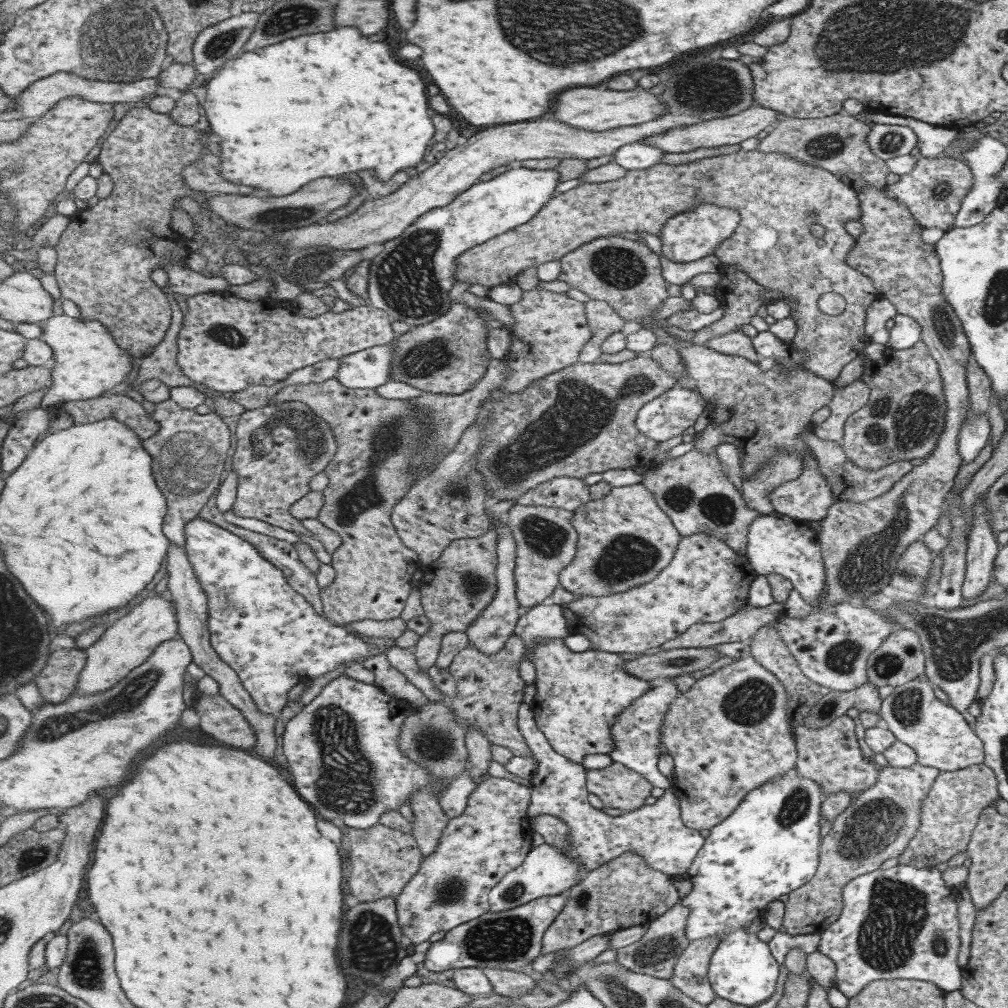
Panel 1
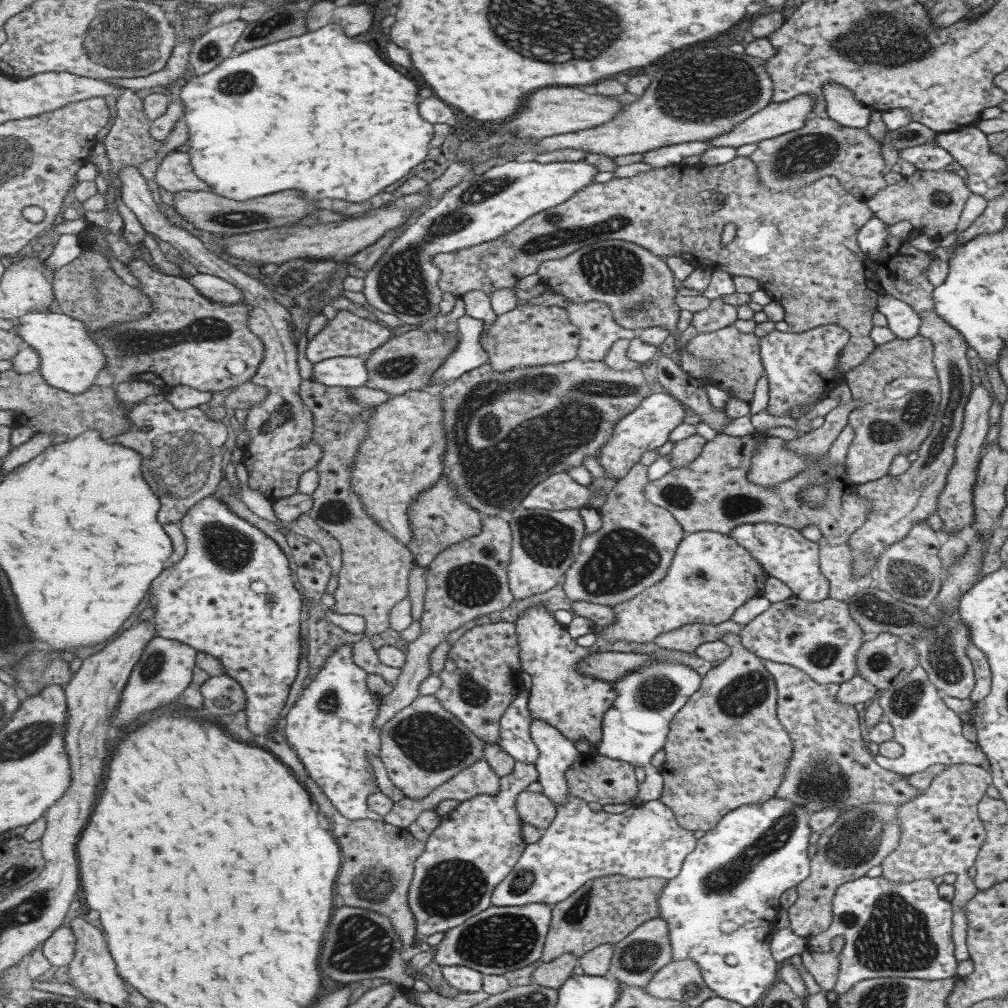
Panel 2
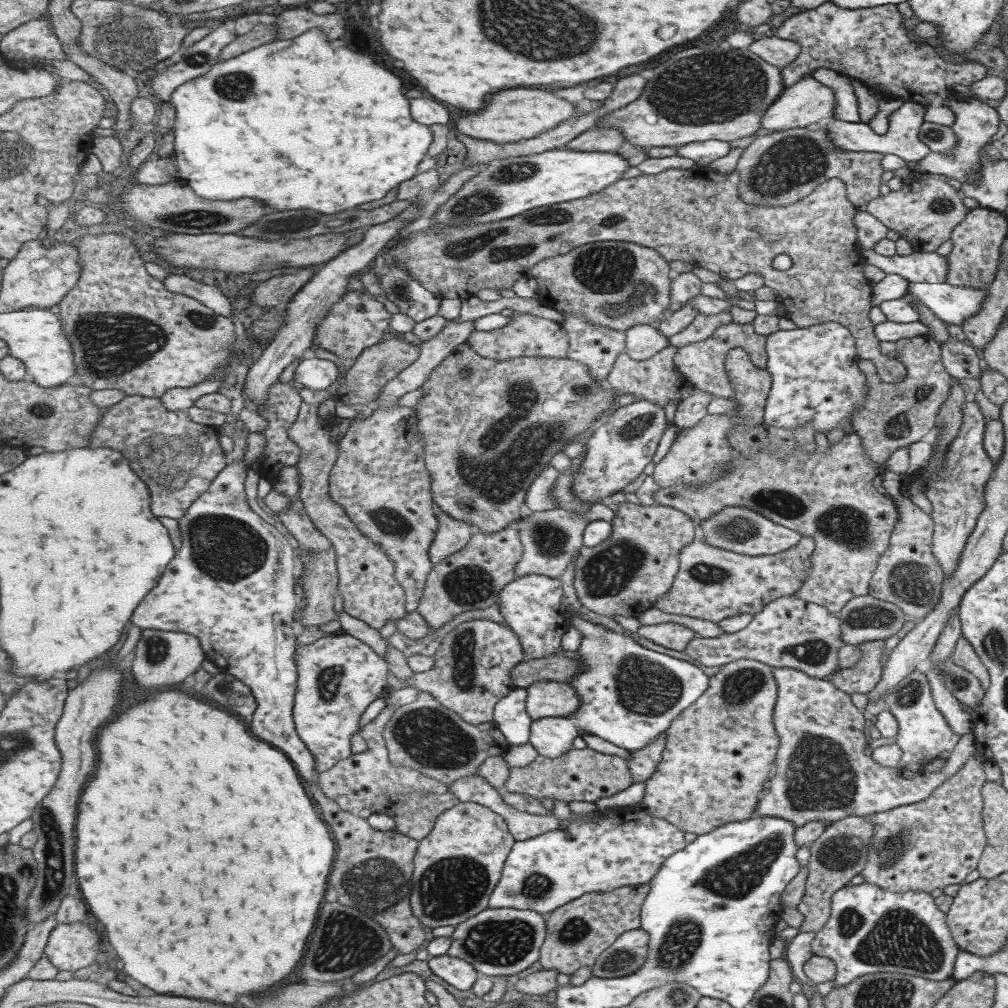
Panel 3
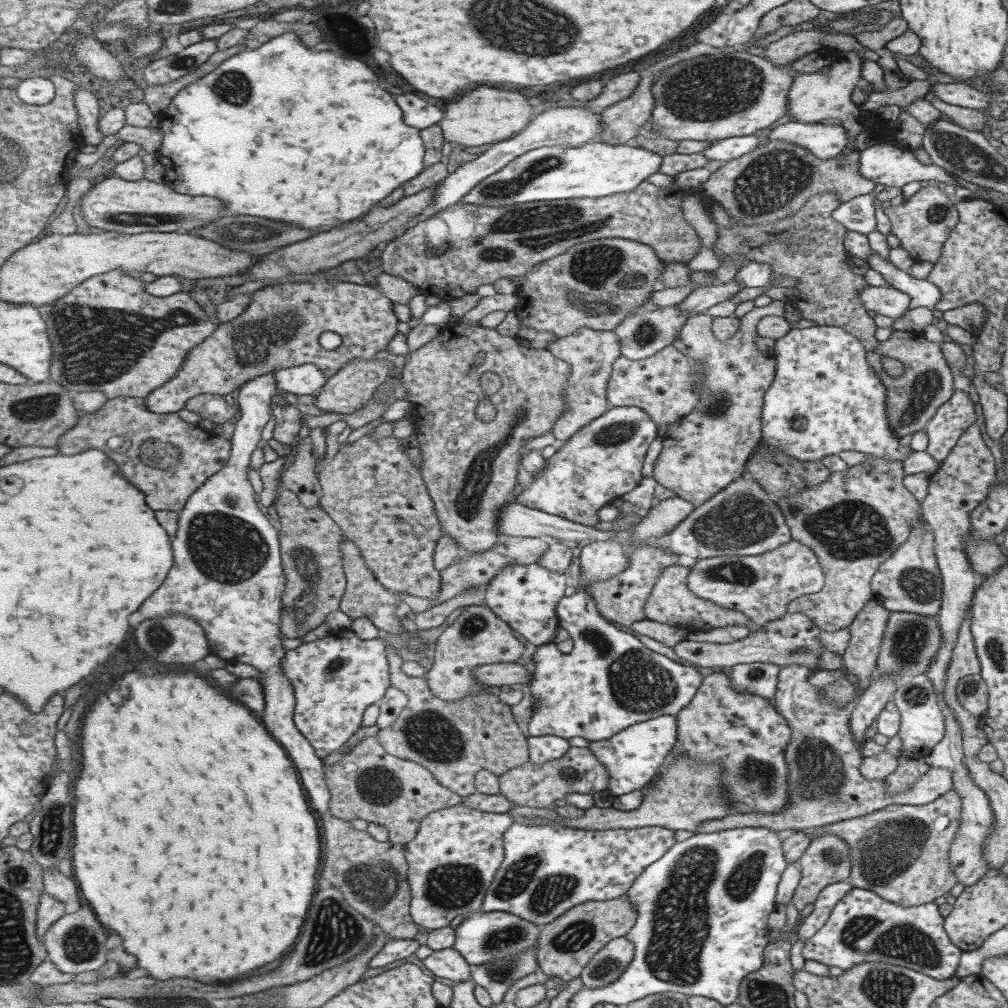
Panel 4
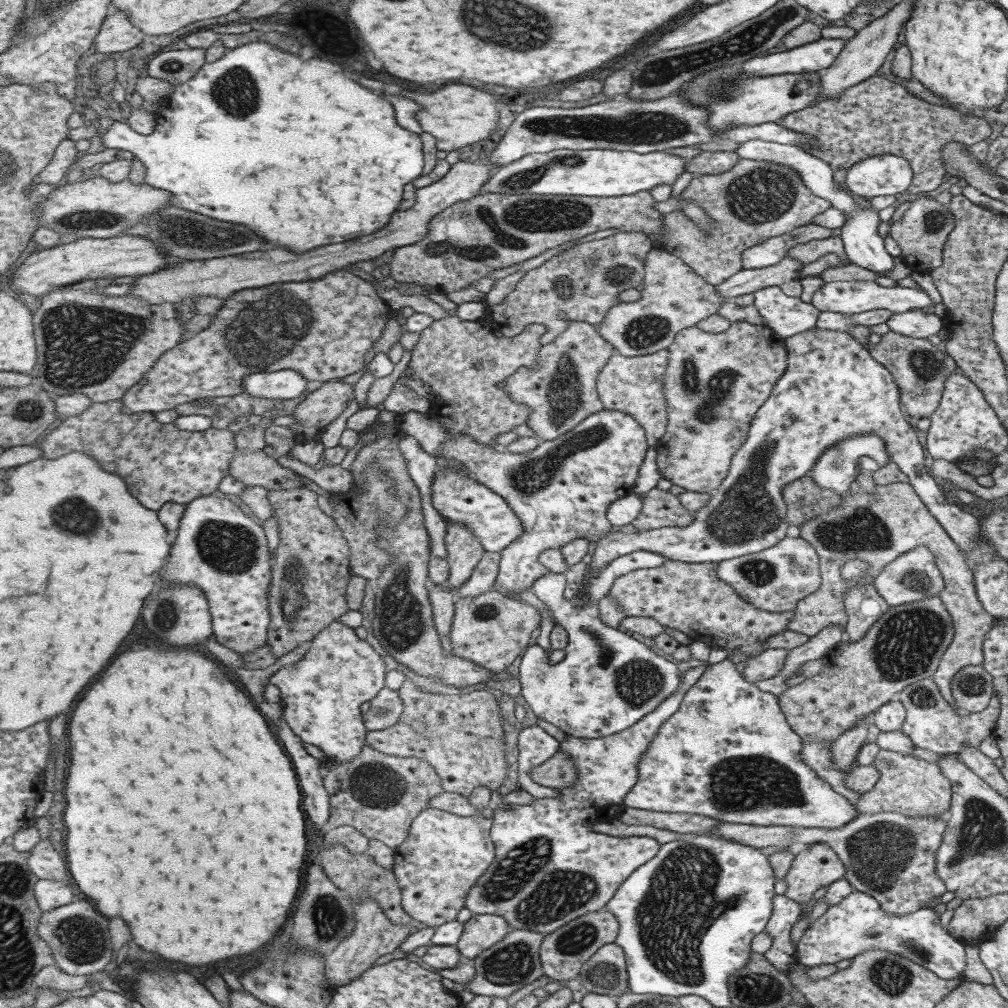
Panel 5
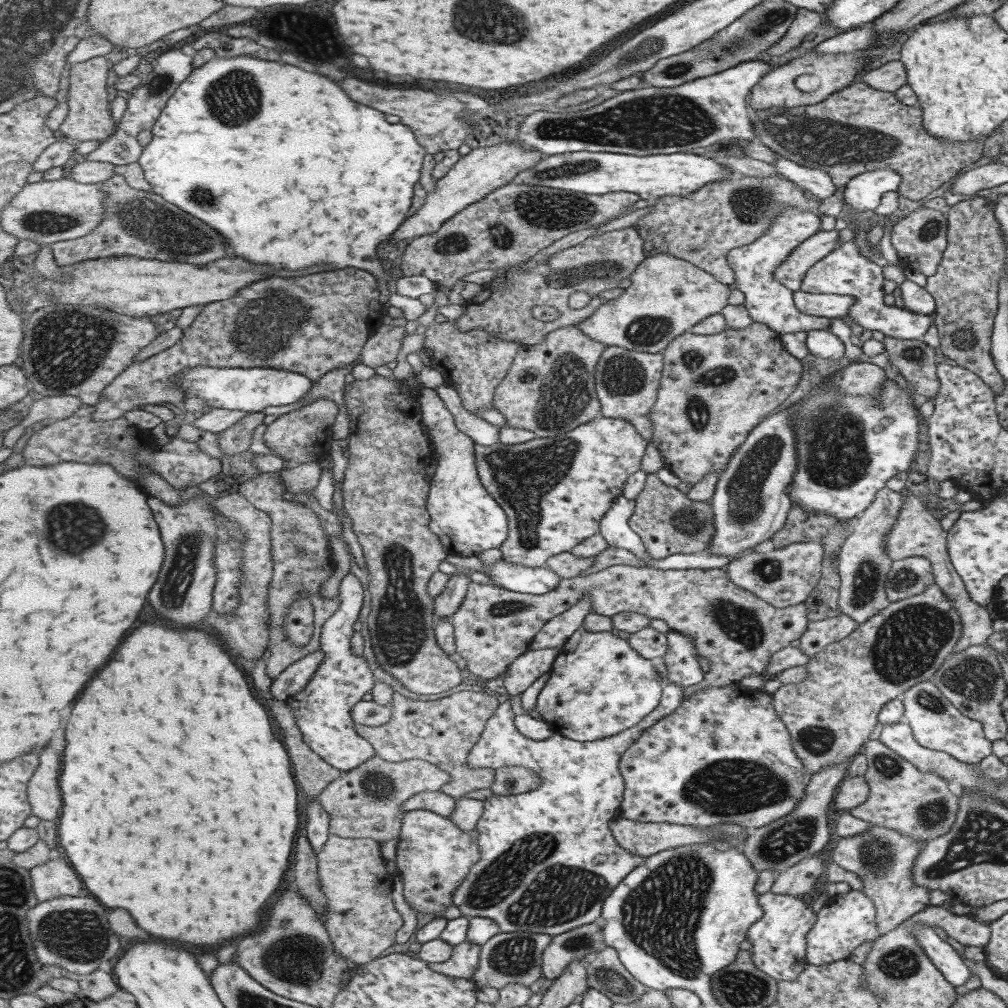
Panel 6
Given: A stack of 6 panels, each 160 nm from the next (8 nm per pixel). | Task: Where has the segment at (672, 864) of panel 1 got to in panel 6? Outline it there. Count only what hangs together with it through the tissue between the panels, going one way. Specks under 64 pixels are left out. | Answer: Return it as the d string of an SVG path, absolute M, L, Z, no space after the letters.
M665 683L659 704L647 717L633 725L632 729L594 742L578 742L558 733L543 742L529 740L517 730L516 716L511 704L505 702L500 705L485 727L480 742L472 750L470 764L473 769L495 770L500 767L523 766L535 771L542 778L542 783L537 790L531 790L527 794L508 797L493 795L484 801L486 810L476 827L480 841L480 862L474 866L454 898L461 914L470 918L492 918L500 924L501 933L527 931L553 936L591 924L602 916L605 899L644 862L641 855L621 847L612 833L611 822L624 792L617 762L621 753L625 752L639 735L679 706L683 700L683 689L685 686L680 684Z

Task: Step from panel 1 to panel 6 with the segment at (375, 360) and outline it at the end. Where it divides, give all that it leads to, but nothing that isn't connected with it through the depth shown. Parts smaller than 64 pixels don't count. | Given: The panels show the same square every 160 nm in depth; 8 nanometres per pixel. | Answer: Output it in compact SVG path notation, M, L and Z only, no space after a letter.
M202 366L189 369L180 376L186 398L204 399L207 408L261 412L267 406L287 406L299 402L314 382L304 374L272 368L219 368Z

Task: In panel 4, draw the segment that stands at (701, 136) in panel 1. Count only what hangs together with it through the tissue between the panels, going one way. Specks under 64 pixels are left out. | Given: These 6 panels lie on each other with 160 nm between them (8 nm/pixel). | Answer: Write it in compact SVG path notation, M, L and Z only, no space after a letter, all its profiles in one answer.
M839 52L832 55L829 68L822 73L797 72L792 74L793 79L789 92L787 93L788 103L786 115L793 116L800 123L817 123L825 119L839 119L842 127L848 135L846 152L855 150L854 138L858 132L865 129L861 115L863 111L853 104L851 93L861 83L860 72L862 69L862 58L857 52Z

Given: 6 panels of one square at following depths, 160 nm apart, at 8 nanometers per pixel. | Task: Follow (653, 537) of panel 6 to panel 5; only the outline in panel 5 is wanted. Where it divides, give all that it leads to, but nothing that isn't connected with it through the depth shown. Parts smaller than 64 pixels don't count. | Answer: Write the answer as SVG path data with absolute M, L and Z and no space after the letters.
M653 487L644 494L639 514L630 523L637 531L649 531L685 527L693 517L693 512L688 511L677 496Z

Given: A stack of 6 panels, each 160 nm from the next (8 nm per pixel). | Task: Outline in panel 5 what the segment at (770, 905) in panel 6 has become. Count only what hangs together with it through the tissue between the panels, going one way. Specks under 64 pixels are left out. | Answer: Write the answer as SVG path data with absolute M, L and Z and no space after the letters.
M783 895L771 897L772 909L765 923L764 932L771 936L771 946L763 955L779 972L789 973L797 963L797 946L791 940L792 926L801 914L798 902Z

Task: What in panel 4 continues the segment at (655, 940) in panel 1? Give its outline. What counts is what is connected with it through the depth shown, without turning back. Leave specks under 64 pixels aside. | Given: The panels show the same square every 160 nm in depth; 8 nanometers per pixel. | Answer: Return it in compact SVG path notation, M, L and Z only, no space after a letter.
M624 936L615 938L589 961L580 979L585 987L605 988L624 972L633 956L632 941Z

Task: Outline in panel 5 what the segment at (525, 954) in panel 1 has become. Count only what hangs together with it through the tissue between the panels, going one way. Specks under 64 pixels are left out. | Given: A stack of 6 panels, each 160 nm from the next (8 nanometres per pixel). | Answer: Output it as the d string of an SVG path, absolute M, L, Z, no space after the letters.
M472 914L465 923L458 949L465 958L475 960L482 952L501 942L512 930L506 918L495 914Z

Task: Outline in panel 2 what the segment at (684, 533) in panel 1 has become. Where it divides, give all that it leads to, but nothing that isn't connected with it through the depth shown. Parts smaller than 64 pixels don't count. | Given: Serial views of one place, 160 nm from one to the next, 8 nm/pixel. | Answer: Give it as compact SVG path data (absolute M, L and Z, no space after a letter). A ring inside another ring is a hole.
M756 432L742 437L718 433L706 441L697 458L689 464L673 468L660 478L648 481L643 490L645 498L668 510L685 534L710 531L728 535L737 526L759 522L779 524L797 531L807 524L814 524L821 531L817 542L818 563L820 573L829 583L826 598L847 601L858 590L869 587L874 578L873 572L862 577L852 575L854 564L848 545L849 536L865 522L870 504L856 495L857 485L846 480L845 466L813 465L770 487L750 483L746 477L750 460L763 439L764 435ZM815 482L828 482L824 503L820 507L808 507L797 499L797 494Z

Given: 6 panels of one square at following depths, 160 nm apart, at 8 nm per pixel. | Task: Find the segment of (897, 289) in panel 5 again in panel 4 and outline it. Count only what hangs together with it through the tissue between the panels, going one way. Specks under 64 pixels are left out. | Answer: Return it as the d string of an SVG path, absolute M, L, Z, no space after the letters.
M865 286L859 290L861 306L868 312L886 316L893 321L909 310L909 296L888 286Z

